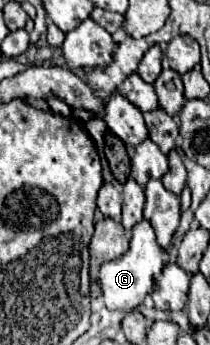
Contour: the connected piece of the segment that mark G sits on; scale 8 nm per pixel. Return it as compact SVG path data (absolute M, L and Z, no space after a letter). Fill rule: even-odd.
M141 221L131 229L131 243L127 253L123 253L119 259L107 261L101 265L101 291L103 291L103 301L109 309L123 309L123 311L133 311L137 309L145 295L153 291L153 275L163 269L163 257L165 251L157 245L155 241L155 231L149 225L149 221Z

